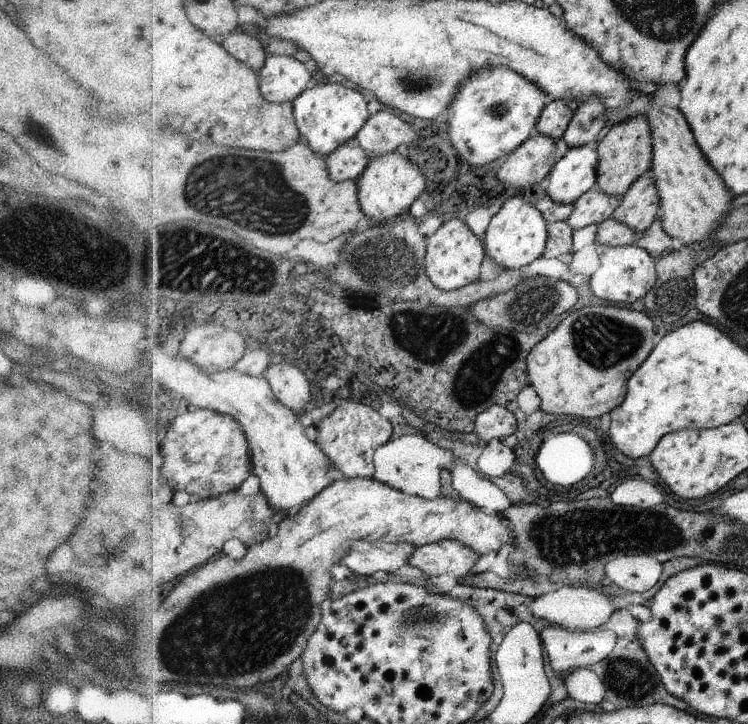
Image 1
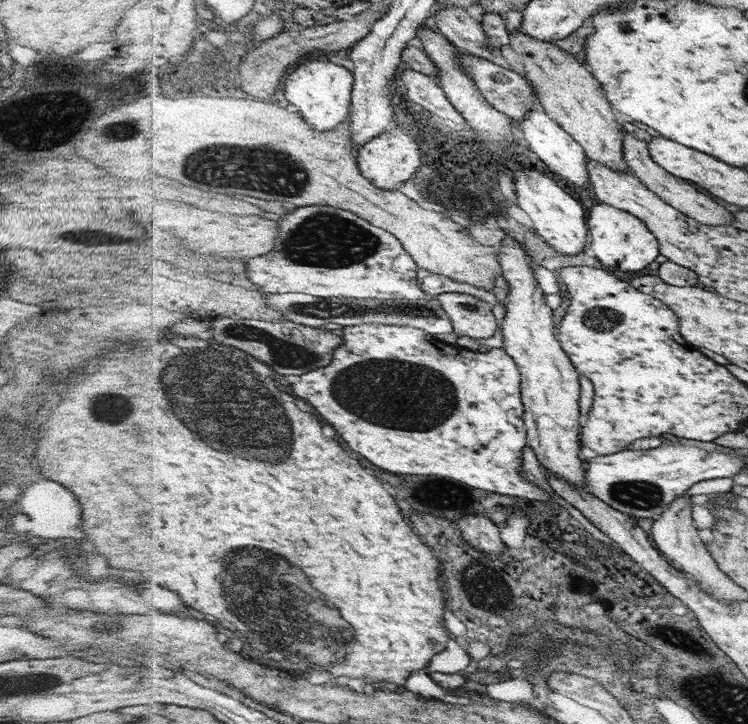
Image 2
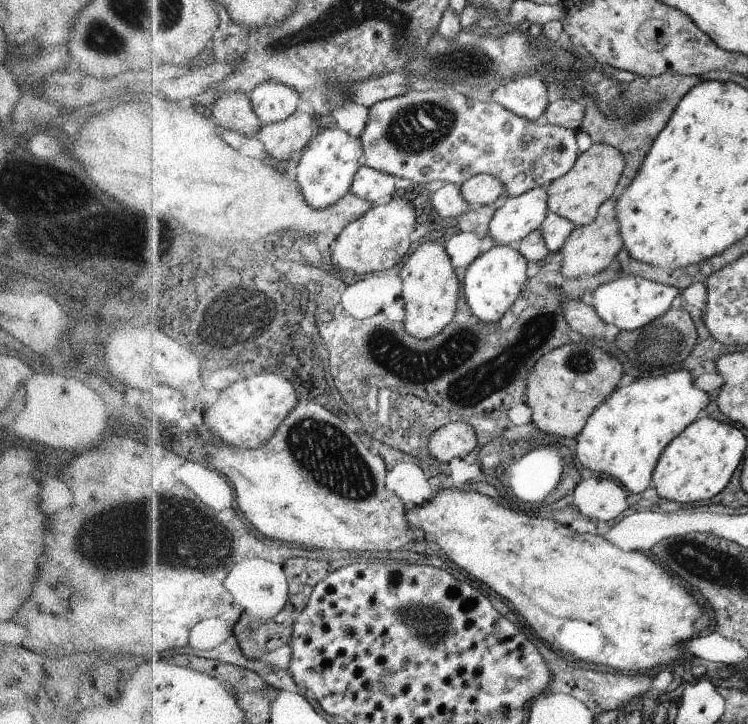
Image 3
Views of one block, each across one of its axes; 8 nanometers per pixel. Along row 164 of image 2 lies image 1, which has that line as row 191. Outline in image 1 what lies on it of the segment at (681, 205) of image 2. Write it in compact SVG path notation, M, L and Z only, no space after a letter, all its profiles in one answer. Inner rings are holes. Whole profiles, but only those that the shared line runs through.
M648 170L628 189L611 218L632 227L638 234L644 232L658 216L659 188L654 173Z

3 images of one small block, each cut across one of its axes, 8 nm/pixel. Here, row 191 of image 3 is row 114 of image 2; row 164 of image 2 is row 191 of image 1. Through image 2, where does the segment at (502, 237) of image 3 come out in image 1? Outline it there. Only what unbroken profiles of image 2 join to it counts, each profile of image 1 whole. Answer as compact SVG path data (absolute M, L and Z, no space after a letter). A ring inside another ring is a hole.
M599 139L581 147L572 147L552 167L547 196L555 203L574 203L597 182Z

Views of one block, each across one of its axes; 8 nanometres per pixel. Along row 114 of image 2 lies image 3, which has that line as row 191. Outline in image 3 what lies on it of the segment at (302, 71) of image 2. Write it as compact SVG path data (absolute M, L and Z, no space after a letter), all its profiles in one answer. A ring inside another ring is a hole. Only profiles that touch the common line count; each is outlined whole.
M337 126L327 128L310 141L294 174L311 205L317 209L325 209L341 201L353 190L356 175L364 164L364 158L365 146L360 137Z

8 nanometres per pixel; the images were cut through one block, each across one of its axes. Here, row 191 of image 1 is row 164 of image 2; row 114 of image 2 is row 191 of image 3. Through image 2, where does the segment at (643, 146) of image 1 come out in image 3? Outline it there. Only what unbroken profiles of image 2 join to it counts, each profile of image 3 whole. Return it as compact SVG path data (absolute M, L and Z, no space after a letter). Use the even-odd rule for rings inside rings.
M593 143L564 176L548 185L550 212L571 220L576 227L590 224L599 214L600 208L613 198L612 194L624 172L624 165L624 154L615 146Z

